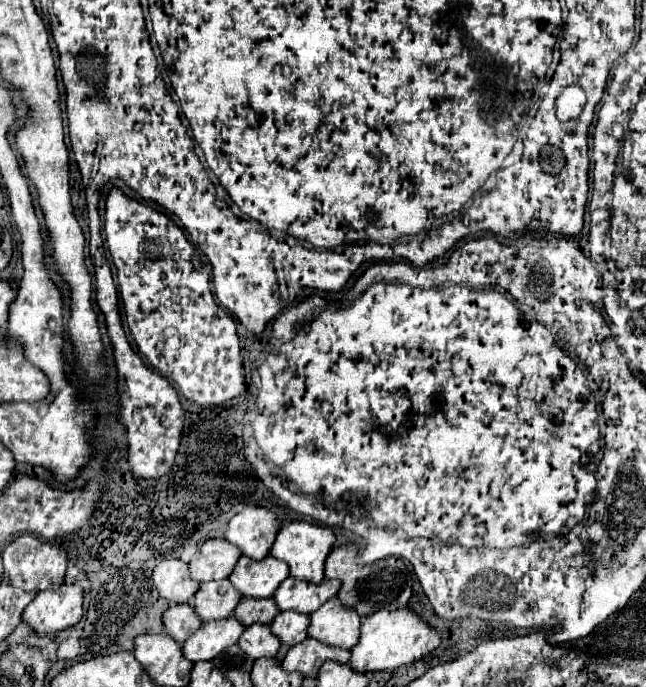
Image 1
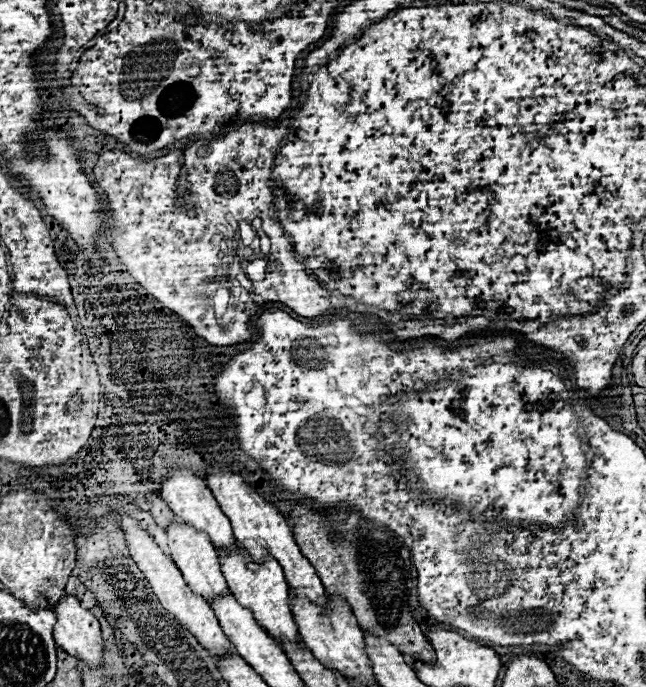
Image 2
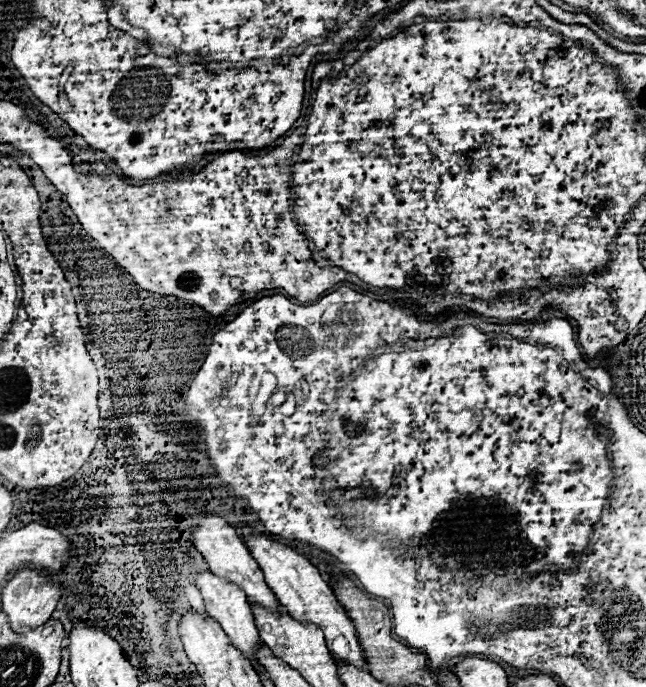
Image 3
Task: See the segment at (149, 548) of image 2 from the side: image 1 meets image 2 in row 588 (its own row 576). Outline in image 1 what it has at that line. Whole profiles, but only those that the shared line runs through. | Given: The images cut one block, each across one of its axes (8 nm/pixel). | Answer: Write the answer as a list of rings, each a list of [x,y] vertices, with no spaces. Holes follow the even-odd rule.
[[[176,558],[164,560],[154,568],[152,576],[158,592],[162,598],[174,604],[184,604],[194,598],[194,592],[198,592],[200,584],[190,578],[188,564]]]

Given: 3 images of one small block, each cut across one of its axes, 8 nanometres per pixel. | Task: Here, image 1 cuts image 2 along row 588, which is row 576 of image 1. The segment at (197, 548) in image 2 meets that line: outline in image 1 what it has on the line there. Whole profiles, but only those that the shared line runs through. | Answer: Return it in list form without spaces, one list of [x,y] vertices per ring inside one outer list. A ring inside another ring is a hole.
[[[226,538],[206,540],[190,560],[190,576],[198,582],[228,578],[240,556],[240,548]]]

